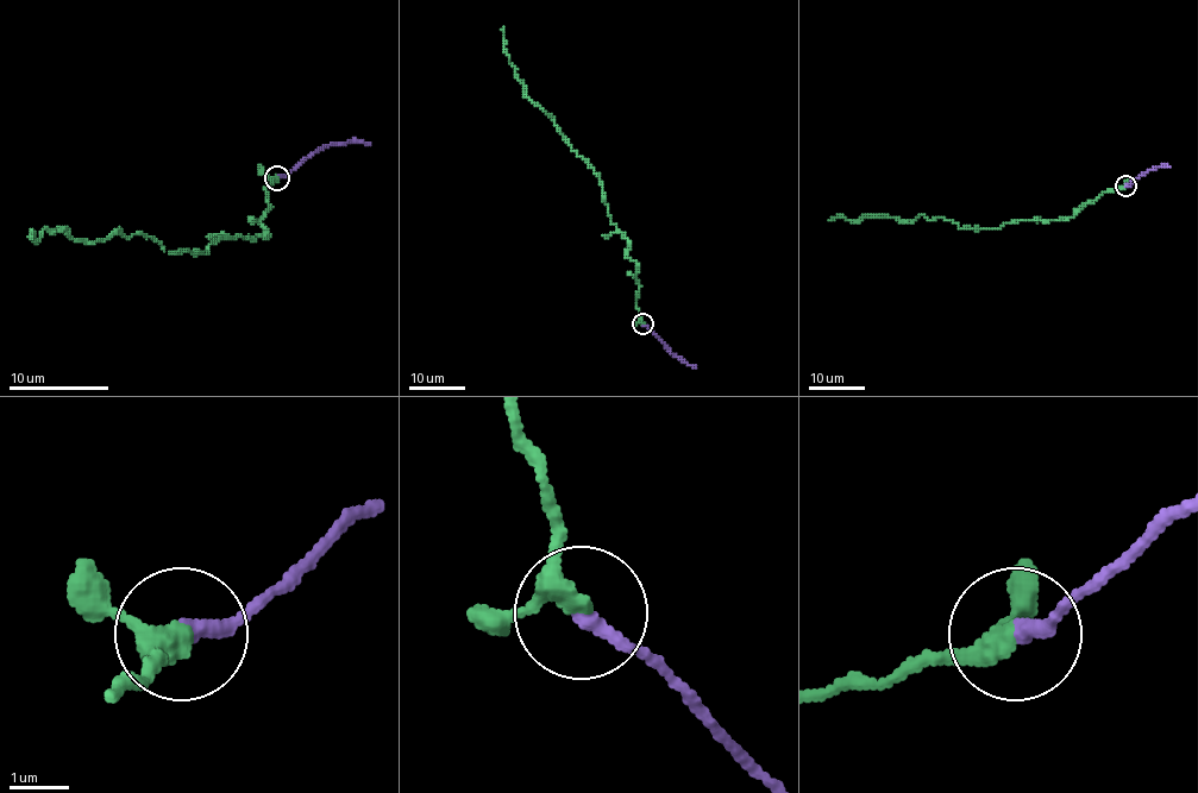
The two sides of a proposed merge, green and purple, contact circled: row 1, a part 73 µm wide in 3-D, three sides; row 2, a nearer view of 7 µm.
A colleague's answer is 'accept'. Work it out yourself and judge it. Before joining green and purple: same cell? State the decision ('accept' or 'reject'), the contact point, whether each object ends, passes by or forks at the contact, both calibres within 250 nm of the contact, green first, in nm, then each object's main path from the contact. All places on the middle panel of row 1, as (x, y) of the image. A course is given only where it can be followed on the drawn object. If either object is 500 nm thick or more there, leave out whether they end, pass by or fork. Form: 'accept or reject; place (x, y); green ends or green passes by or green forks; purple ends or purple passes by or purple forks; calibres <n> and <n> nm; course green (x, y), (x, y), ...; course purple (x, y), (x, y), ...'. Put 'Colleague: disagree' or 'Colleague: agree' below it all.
accept; place (643, 323); green passes by; purple ends; calibres 320 and 260 nm; course green (643, 323), (637, 264), (612, 222), (602, 181), (524, 93), (505, 49), (505, 26); course purple (643, 323), (673, 354), (696, 369)
Colleague: agree

